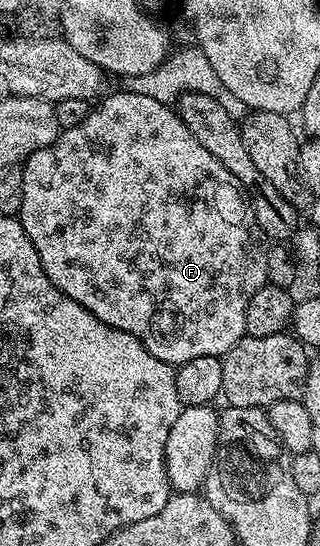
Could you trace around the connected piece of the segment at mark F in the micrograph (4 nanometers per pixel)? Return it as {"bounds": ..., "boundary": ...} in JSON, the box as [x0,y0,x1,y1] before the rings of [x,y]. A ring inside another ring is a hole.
{"bounds":[17,92,268,368],"boundary":[[[126,92],[111,94],[103,103],[92,105],[89,116],[77,124],[77,128],[62,131],[52,146],[45,150],[33,152],[22,163],[23,183],[21,184],[21,208],[17,215],[19,223],[25,228],[25,236],[33,240],[33,248],[37,248],[37,256],[41,256],[41,264],[45,268],[45,276],[53,280],[53,284],[65,296],[77,300],[81,308],[93,312],[97,320],[117,328],[121,332],[129,332],[157,360],[168,362],[177,368],[182,362],[193,360],[196,356],[222,356],[228,354],[247,333],[245,328],[245,308],[249,308],[249,299],[257,288],[268,285],[267,251],[263,246],[265,235],[255,224],[255,213],[252,212],[248,199],[234,176],[229,173],[189,132],[189,128],[178,113],[161,100]]]}

